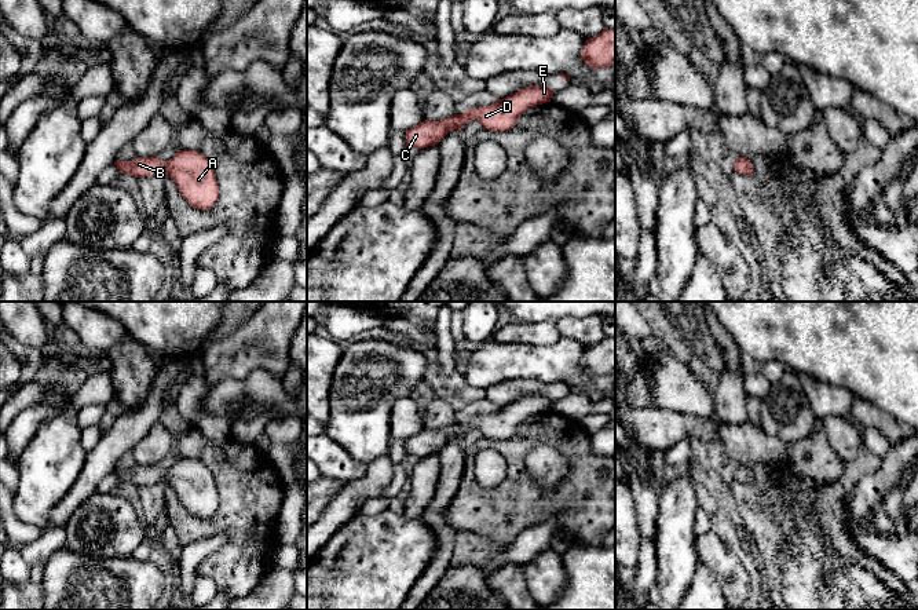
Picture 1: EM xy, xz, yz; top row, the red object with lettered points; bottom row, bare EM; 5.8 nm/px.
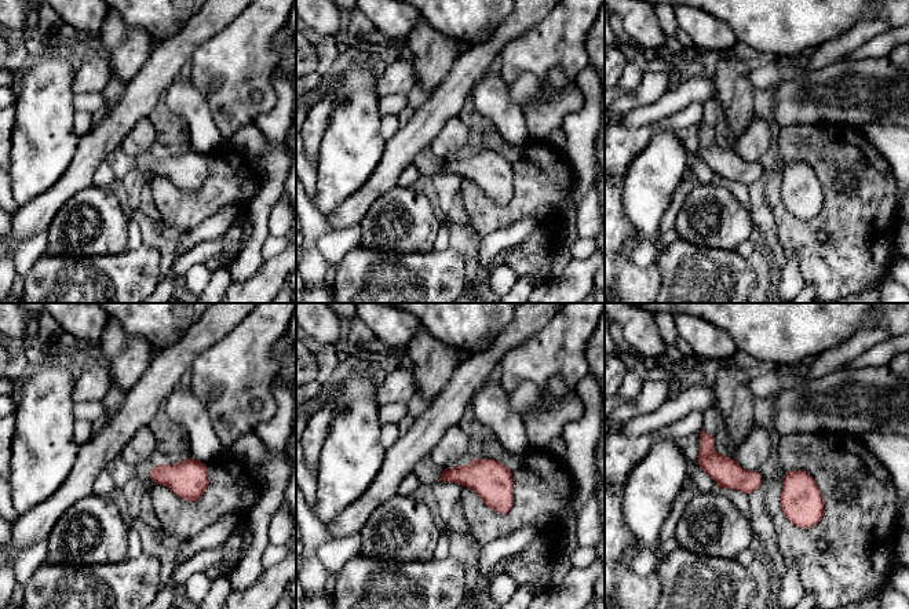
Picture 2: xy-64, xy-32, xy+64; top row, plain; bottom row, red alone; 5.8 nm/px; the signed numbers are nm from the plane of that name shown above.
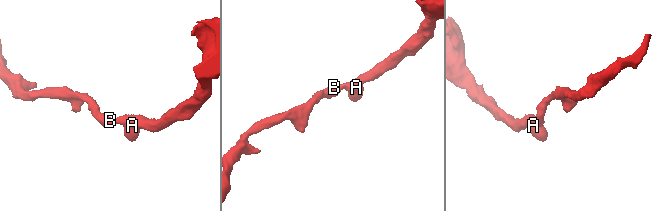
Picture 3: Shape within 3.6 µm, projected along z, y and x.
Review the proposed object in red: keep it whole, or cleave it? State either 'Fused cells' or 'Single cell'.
Single cell

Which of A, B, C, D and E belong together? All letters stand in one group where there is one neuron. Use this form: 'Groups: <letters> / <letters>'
Groups: A B C D E

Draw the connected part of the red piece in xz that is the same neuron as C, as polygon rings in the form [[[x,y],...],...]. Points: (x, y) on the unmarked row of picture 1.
[[[530,394],[504,408],[497,408],[494,413],[469,417],[462,423],[439,430],[424,428],[417,435],[406,439],[406,454],[424,457],[438,453],[451,438],[461,437],[478,428],[489,439],[509,439],[517,427],[529,417],[537,413],[551,410],[553,399],[545,394]]]

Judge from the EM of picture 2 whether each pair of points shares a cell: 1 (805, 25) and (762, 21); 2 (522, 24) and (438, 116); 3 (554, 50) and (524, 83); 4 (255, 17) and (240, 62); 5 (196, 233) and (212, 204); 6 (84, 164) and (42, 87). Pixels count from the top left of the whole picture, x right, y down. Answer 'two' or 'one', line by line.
1: one
2: one
3: two
4: one
5: two
6: two

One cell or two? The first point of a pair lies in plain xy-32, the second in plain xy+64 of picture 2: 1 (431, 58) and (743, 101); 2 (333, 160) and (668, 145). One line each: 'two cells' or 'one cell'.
1: one cell
2: one cell

